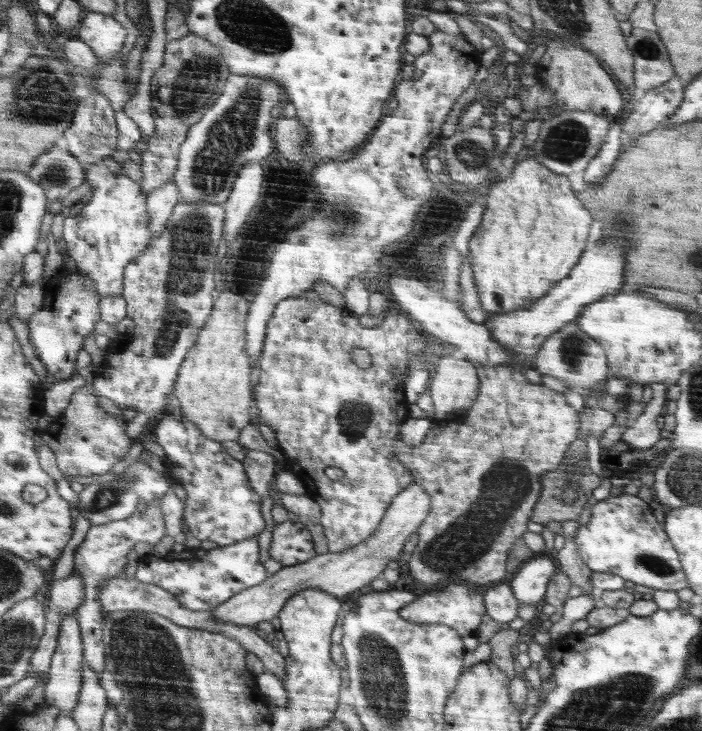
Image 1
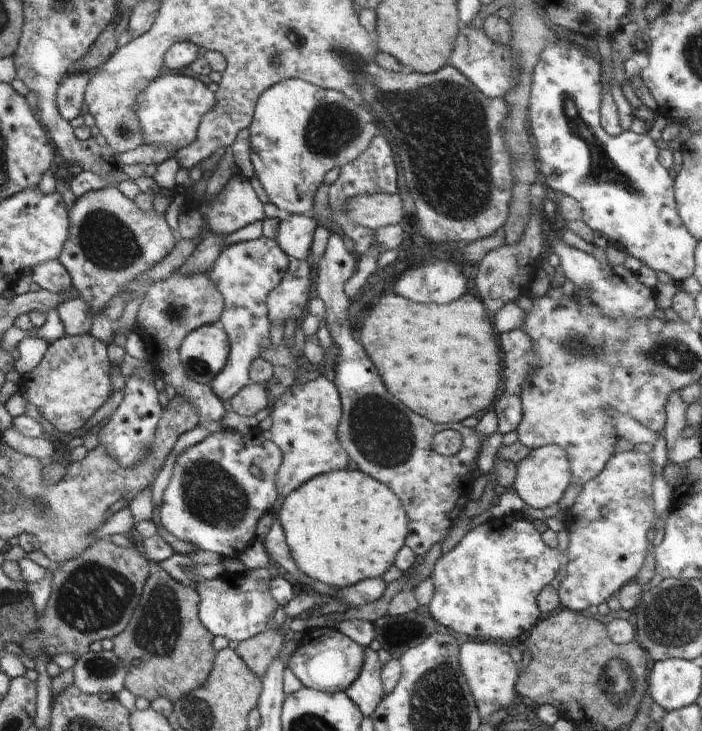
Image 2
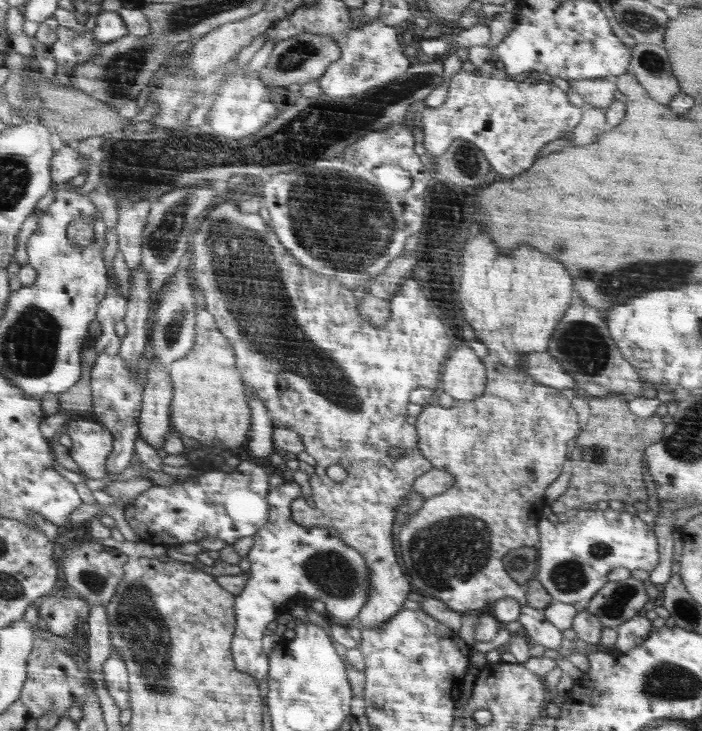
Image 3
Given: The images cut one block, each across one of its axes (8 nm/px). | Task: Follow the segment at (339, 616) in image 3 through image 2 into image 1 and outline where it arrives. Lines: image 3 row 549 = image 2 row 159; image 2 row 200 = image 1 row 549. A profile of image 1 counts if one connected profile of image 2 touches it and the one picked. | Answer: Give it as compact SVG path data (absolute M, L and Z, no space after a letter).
M295 515L282 523L275 523L269 554L284 567L306 563L317 555L310 532Z

